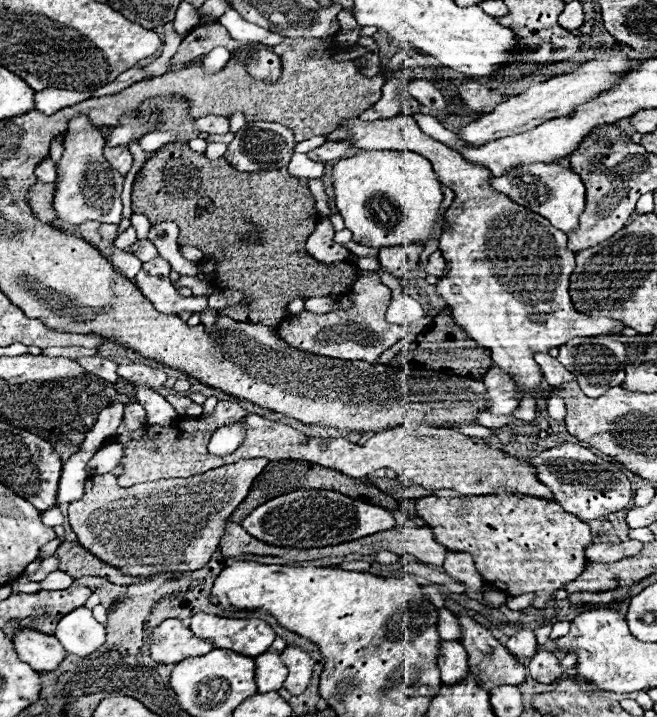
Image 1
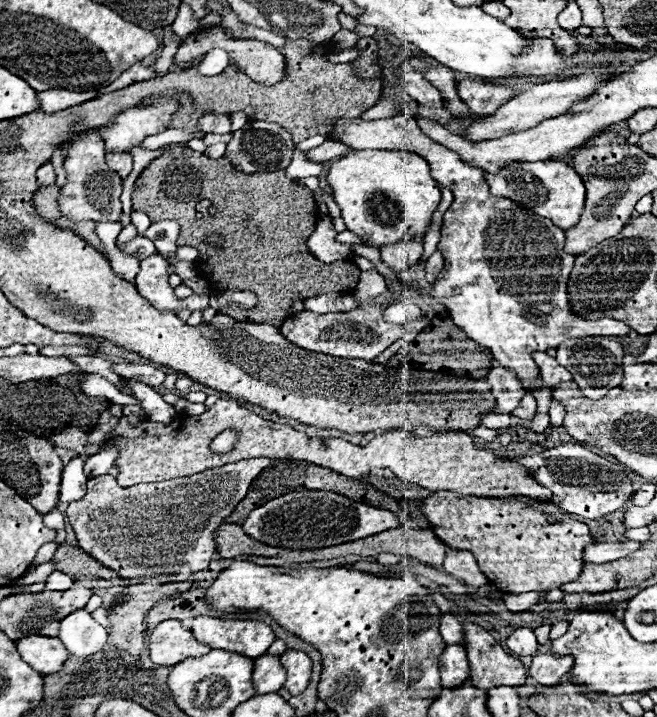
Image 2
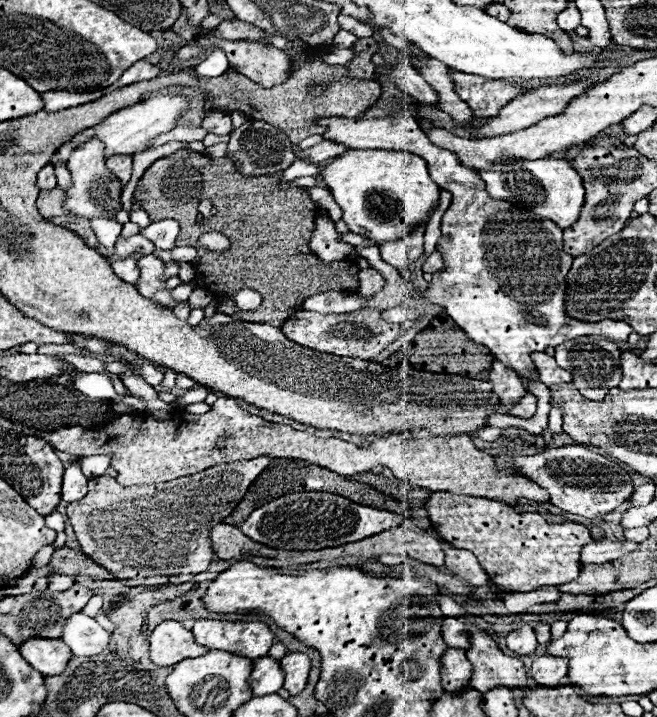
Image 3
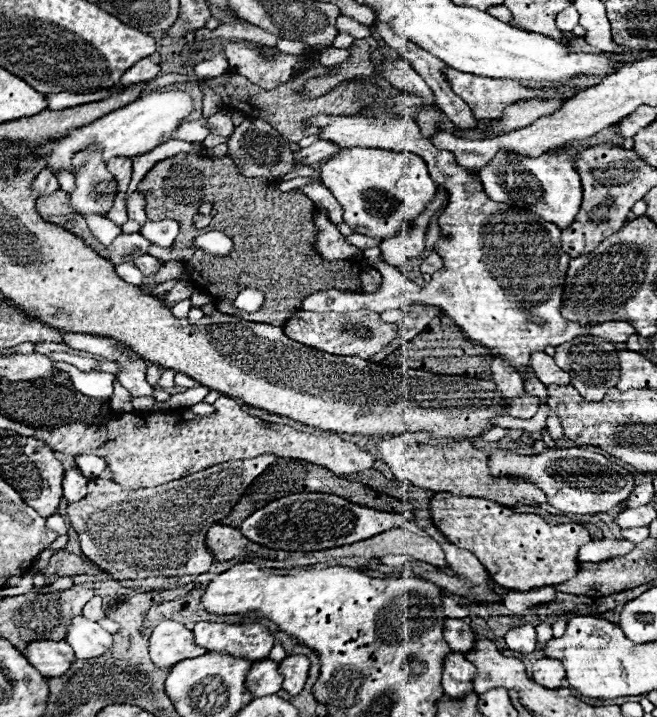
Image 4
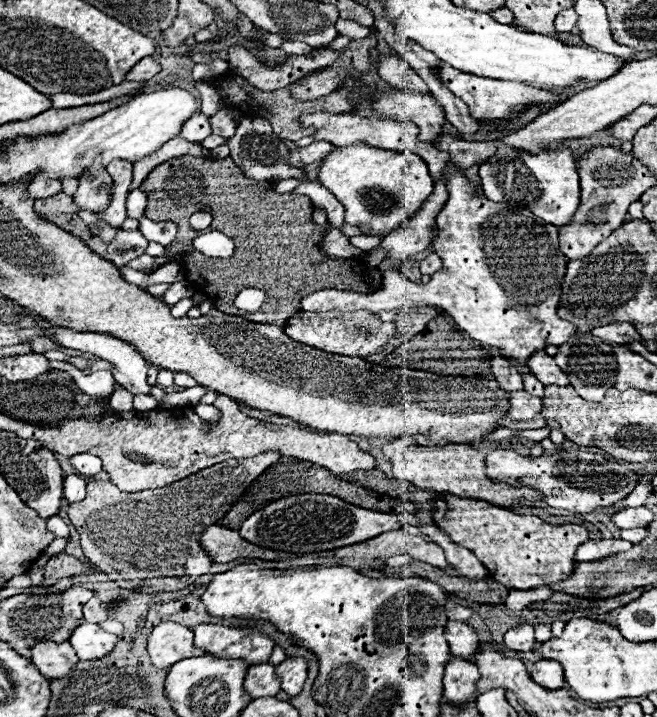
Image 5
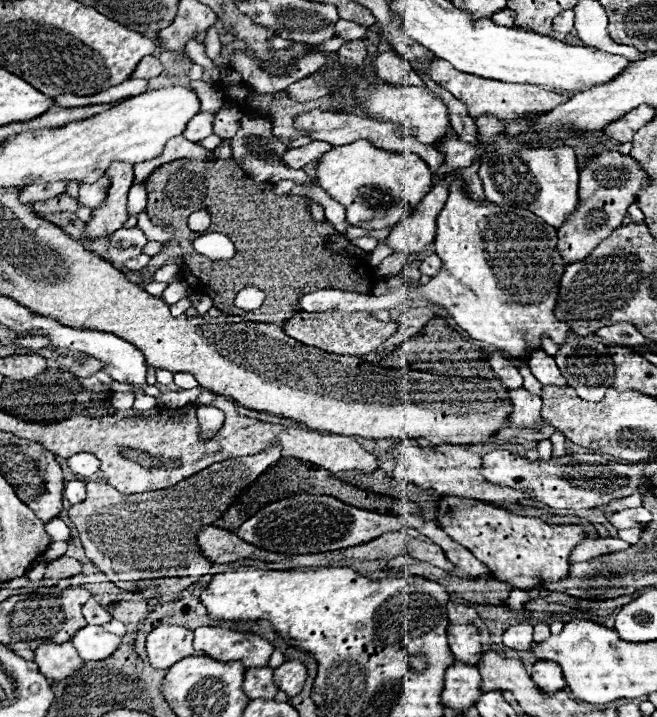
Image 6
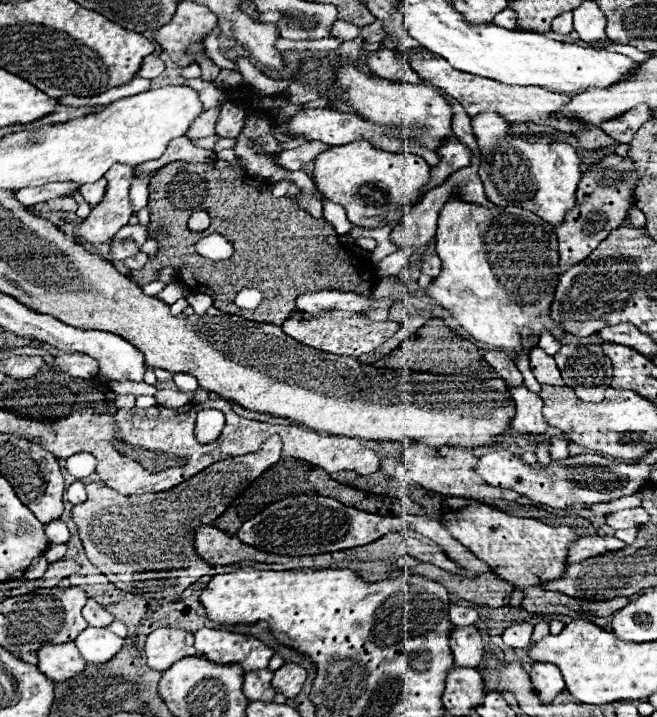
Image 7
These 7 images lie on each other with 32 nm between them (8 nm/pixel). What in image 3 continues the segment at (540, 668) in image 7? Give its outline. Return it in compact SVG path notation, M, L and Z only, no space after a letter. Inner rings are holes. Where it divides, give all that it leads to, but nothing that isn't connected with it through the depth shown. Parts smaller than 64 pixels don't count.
M550 654L538 656L530 668L530 676L536 680L536 684L550 686L550 688L562 684L566 672L568 672L568 659L556 658Z

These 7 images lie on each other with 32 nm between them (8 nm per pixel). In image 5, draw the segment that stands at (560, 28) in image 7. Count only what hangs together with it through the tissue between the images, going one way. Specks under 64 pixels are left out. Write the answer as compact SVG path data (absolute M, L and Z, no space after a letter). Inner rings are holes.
M566 8L556 16L554 24L558 32L572 32L572 28L576 26L576 20L578 20L578 14L574 12L574 8Z

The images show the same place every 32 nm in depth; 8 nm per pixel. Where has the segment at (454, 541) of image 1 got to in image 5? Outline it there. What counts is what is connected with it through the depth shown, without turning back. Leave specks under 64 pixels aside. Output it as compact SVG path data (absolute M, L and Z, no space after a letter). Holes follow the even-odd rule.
M438 494L434 500L434 522L454 544L474 552L498 584L514 590L532 590L568 580L574 572L578 544L588 540L588 530L580 524L552 526L538 516L520 516L486 500L450 494Z

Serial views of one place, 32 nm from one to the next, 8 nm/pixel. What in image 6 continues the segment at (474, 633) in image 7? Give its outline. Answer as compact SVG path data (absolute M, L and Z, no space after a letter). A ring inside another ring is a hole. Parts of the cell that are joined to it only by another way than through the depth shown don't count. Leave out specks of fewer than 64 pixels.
M448 624L446 630L450 650L456 660L466 662L466 664L476 664L480 654L482 654L482 644L476 628L472 624Z

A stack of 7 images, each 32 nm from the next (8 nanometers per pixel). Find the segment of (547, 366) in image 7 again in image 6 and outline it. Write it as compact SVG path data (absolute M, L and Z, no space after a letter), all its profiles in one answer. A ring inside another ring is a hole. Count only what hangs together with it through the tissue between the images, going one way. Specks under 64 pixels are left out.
M536 350L530 354L528 358L528 366L532 370L532 374L546 386L556 384L556 386L566 386L566 378L562 376L562 372L558 370L556 362L552 356L548 356L544 350Z

